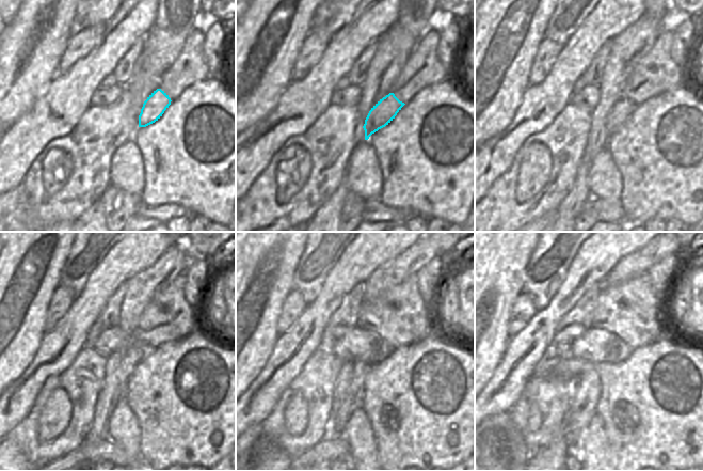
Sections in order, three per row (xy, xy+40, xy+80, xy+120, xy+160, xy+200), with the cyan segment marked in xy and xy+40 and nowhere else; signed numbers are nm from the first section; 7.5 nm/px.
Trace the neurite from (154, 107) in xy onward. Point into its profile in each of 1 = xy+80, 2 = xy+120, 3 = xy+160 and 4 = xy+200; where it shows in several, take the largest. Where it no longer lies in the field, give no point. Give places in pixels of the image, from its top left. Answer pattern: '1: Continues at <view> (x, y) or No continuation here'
1: Continues at xy+80 (623, 109)
2: Continues at xy+120 (133, 354)
3: Continues at xy+160 (356, 387)
4: Continues at xy+200 (586, 392)

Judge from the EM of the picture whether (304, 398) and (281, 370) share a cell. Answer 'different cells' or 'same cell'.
different cells

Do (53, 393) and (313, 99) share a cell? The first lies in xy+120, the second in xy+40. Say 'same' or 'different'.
different

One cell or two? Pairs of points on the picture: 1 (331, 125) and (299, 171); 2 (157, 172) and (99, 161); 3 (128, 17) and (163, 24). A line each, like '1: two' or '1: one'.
1: one
2: two
3: two

